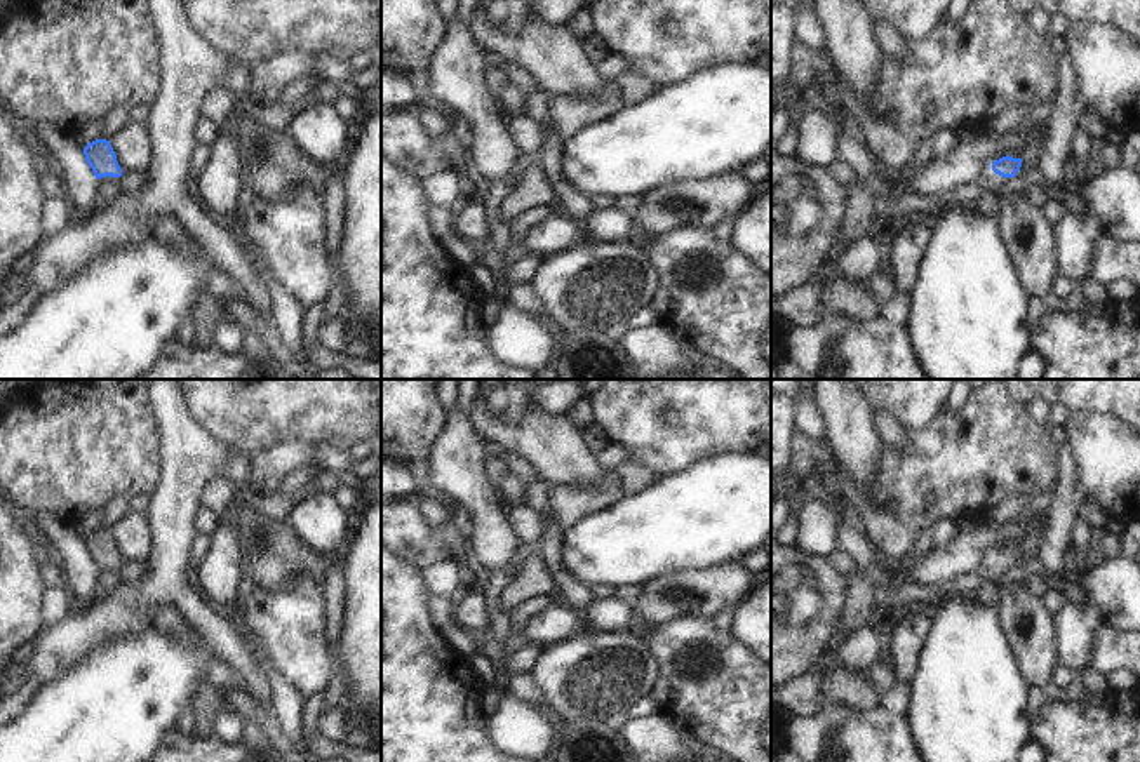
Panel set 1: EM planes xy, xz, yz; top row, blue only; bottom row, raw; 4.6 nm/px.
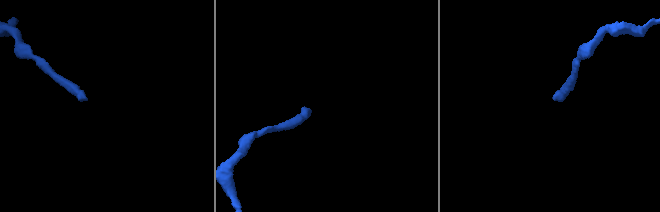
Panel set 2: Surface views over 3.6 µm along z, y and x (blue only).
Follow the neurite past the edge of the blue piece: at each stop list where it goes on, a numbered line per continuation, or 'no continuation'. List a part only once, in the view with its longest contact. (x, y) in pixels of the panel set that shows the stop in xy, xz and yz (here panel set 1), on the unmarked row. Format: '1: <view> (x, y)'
1: yz (989, 573).

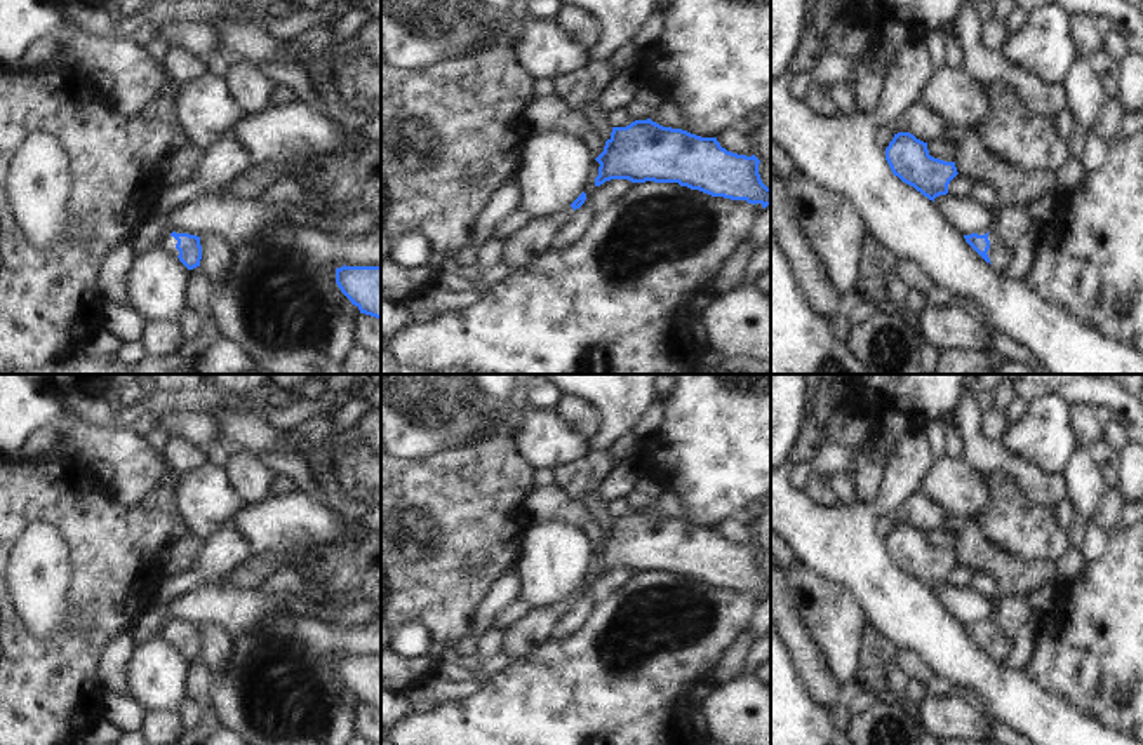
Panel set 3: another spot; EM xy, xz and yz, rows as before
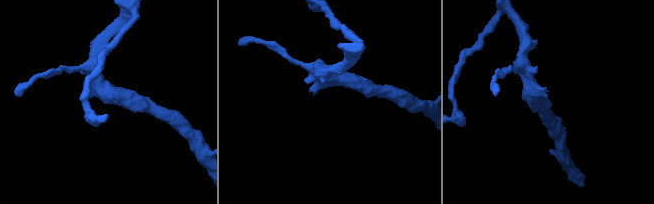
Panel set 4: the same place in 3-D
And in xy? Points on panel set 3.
1: xy (167, 632).

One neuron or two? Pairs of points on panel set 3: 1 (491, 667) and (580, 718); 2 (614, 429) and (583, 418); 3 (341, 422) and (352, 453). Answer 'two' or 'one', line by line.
1: two
2: two
3: two

